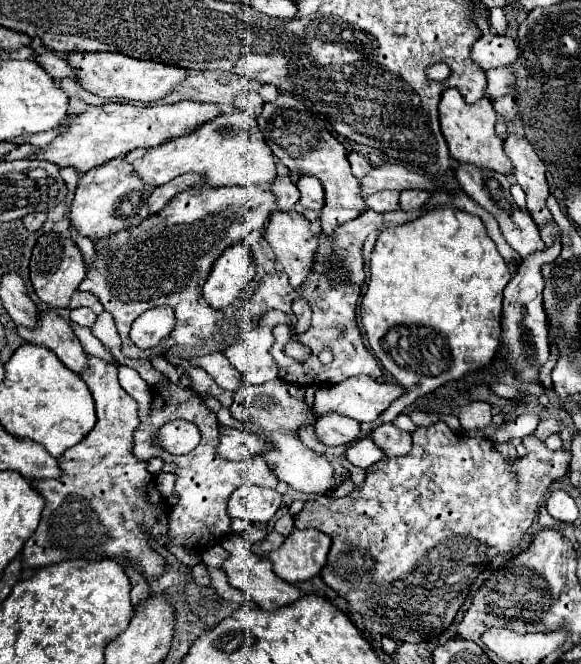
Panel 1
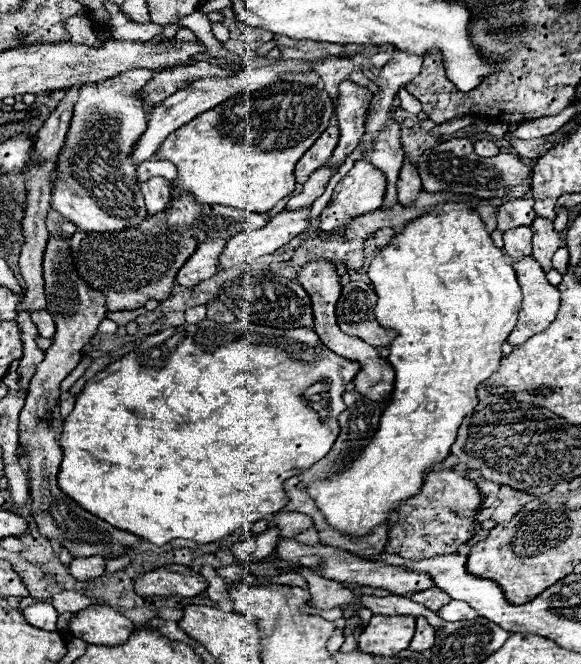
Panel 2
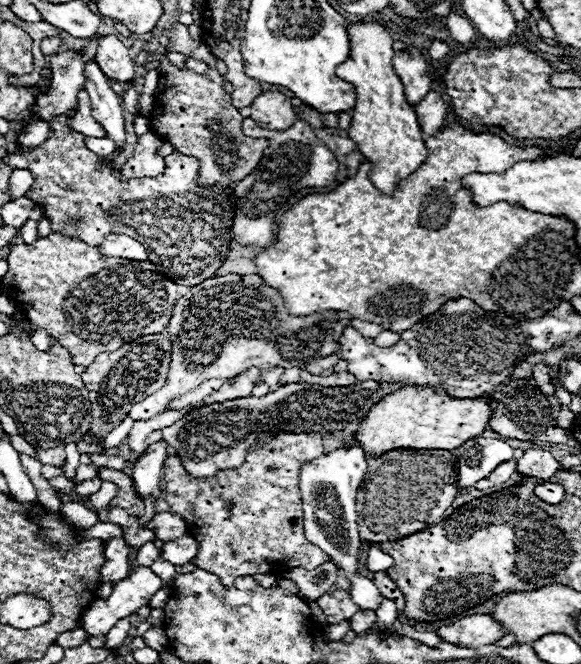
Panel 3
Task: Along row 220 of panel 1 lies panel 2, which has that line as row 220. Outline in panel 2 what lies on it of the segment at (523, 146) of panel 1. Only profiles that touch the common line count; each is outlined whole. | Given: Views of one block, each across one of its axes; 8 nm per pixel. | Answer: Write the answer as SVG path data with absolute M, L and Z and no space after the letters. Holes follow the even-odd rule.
M536 218L532 228L532 256L546 270L552 270L552 256L560 248L560 234L546 218Z

